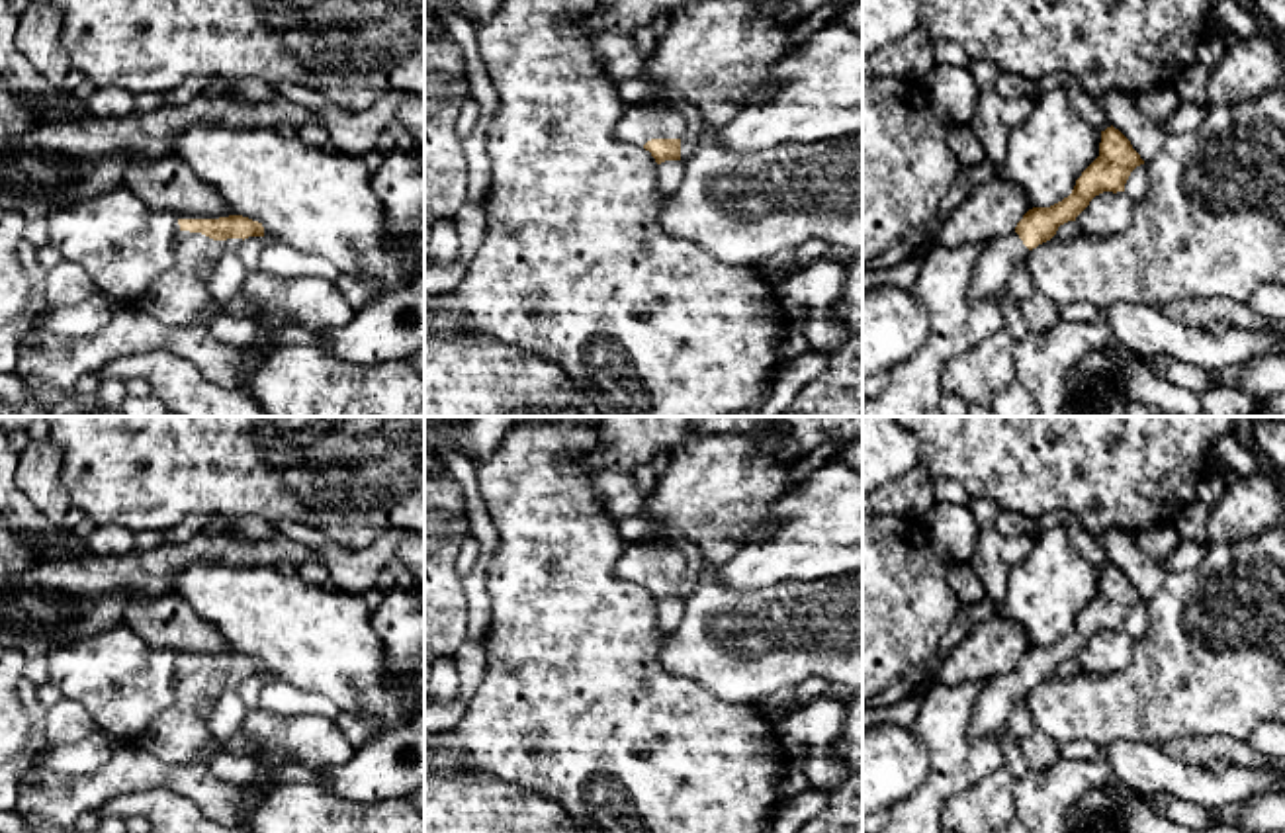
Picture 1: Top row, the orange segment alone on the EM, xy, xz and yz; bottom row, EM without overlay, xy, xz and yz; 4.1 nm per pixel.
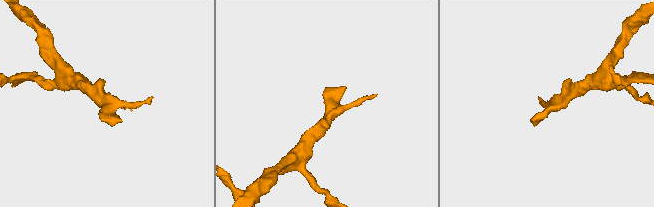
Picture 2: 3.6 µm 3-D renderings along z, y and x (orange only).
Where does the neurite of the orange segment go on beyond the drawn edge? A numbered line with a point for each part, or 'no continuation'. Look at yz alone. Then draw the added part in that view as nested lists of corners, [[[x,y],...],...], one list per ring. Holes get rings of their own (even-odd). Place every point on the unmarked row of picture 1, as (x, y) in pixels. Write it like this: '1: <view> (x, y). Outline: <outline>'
1: yz (994, 702). Outline: [[[1017,671],[996,675],[982,682],[982,690],[972,710],[968,737],[996,737],[1003,739],[1007,731],[1007,718],[1015,700],[1027,696],[1029,686]]]

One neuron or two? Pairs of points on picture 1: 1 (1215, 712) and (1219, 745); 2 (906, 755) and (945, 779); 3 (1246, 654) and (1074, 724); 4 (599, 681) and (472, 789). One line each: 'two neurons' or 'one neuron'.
1: two neurons
2: two neurons
3: one neuron
4: two neurons

